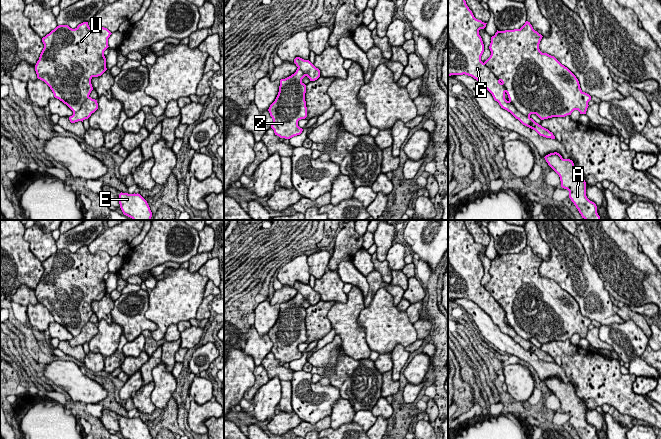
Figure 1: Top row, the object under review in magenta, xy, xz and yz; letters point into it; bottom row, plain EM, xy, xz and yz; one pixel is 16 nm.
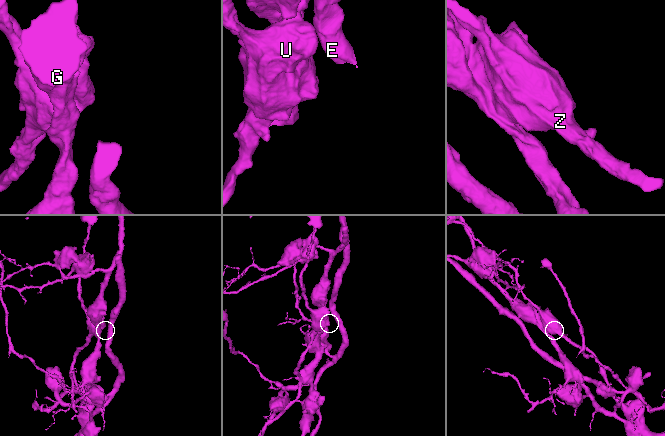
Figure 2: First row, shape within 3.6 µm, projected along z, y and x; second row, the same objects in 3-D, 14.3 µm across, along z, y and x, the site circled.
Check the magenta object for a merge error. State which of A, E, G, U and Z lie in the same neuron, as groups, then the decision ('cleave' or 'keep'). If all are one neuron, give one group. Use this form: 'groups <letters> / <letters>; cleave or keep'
groups A G / E U Z; cleave

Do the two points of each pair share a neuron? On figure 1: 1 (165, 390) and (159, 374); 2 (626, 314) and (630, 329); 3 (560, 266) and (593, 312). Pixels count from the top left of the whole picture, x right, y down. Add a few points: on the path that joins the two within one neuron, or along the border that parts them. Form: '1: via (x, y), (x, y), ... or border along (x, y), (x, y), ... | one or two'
1: via (164, 386), (162, 378) | one
2: border along (624, 319), (633, 321), (646, 335) | two
3: via (571, 277), (593, 301) | one

